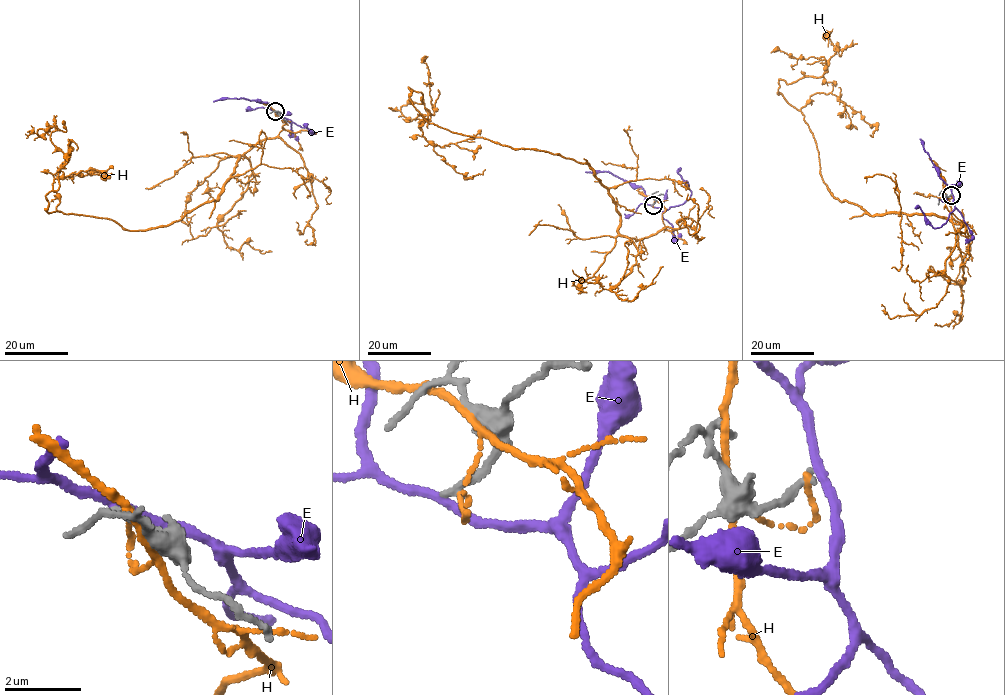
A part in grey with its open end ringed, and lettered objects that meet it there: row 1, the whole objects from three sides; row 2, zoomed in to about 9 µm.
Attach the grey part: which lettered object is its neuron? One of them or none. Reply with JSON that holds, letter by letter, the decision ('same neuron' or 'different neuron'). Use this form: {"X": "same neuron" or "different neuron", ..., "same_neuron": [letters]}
{"E": "different neuron", "H": "different neuron", "same_neuron": []}

